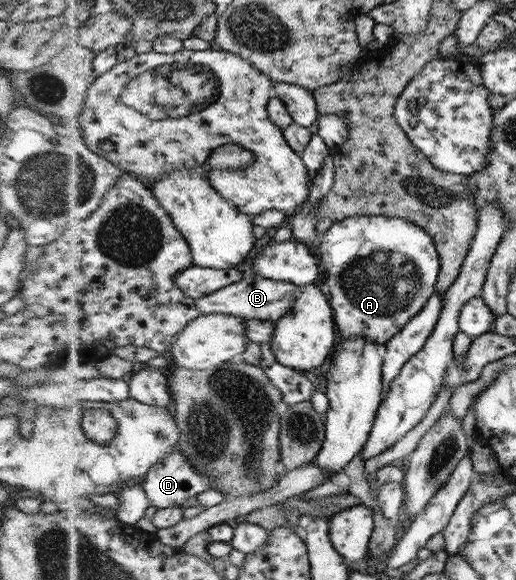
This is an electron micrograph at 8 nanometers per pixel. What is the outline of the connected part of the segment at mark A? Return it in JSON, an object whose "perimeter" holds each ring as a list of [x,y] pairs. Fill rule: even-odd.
{"perimeter":[[[354,216],[345,218],[344,220],[336,220],[324,235],[322,235],[319,249],[321,252],[321,264],[325,274],[323,287],[333,308],[332,314],[335,318],[335,329],[338,331],[338,339],[368,338],[368,340],[372,340],[374,344],[386,345],[397,333],[401,333],[404,326],[407,326],[408,322],[411,321],[413,317],[416,317],[416,314],[423,311],[424,306],[427,305],[435,293],[434,288],[436,284],[438,284],[441,270],[441,260],[435,246],[435,241],[423,227],[407,219],[387,216]]]}

